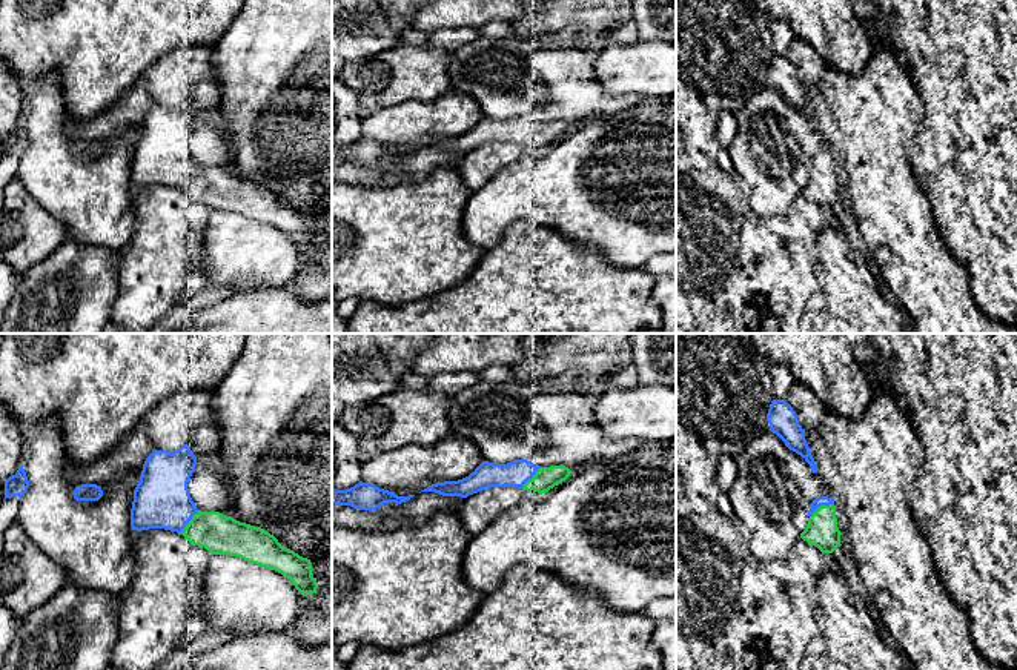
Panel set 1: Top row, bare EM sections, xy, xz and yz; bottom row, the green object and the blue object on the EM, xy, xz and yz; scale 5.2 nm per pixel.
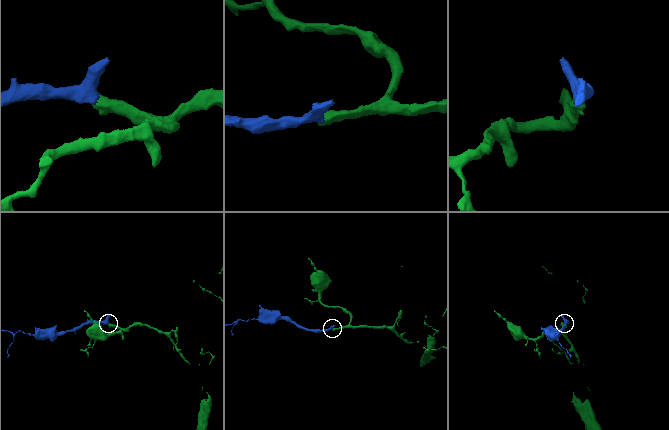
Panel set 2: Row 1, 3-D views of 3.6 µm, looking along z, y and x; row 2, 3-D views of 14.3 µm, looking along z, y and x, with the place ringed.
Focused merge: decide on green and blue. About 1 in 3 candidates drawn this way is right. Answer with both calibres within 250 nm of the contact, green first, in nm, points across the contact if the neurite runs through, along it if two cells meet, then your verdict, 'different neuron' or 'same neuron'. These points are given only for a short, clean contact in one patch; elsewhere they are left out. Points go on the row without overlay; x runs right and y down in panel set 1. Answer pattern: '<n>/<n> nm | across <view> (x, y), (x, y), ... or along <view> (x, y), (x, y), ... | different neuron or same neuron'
170/50 nm | same neuron

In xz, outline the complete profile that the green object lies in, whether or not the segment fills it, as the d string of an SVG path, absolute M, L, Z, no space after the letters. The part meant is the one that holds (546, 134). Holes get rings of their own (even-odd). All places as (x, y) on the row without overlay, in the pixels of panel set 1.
M515 115L507 120L482 117L469 132L458 137L436 138L421 148L467 154L490 143L519 143L542 151L565 137L570 129L571 126L564 120L539 123L527 115Z

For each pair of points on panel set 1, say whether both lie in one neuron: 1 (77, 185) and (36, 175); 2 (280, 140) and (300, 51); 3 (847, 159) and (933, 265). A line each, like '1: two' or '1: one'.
1: one
2: one
3: one

